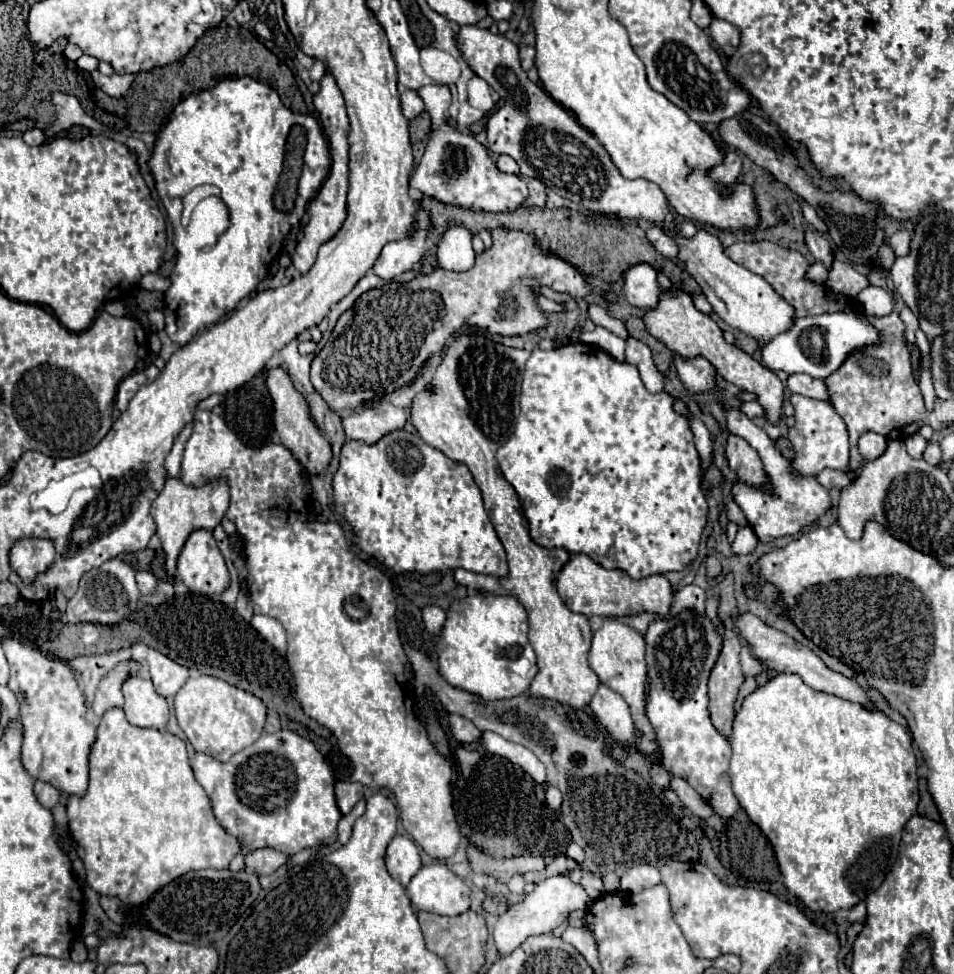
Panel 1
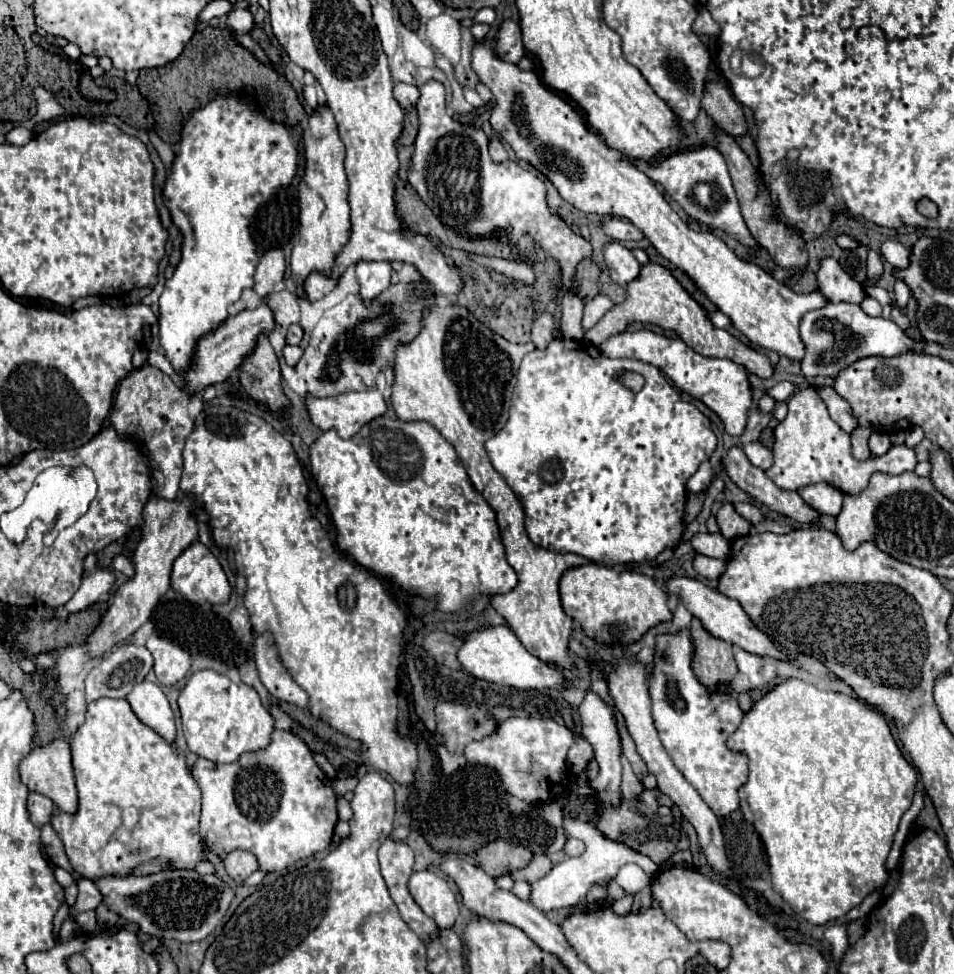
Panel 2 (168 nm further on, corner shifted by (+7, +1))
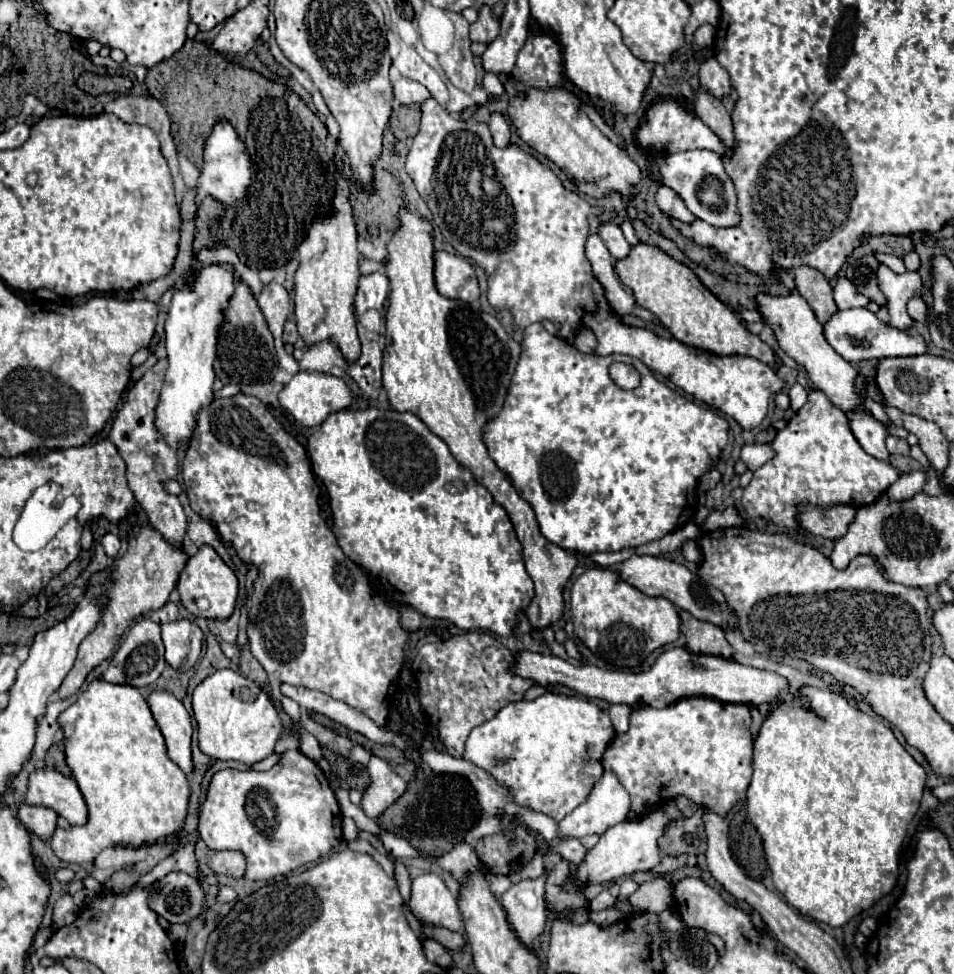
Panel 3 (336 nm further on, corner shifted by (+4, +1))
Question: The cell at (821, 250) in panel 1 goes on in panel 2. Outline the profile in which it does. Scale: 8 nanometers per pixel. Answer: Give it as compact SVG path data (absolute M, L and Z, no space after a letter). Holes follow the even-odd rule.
M823 259L819 273L817 273L817 283L819 283L819 291L825 295L825 299L829 303L861 303L863 301L863 293L861 293L861 285L857 281L853 281L835 259Z

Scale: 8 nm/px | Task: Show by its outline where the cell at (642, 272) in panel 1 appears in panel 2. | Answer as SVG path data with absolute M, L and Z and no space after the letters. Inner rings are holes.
M619 241L605 243L603 255L605 255L605 263L607 263L609 273L615 283L627 285L629 281L633 281L633 277L637 277L641 265L633 257L633 253L627 247L623 247Z

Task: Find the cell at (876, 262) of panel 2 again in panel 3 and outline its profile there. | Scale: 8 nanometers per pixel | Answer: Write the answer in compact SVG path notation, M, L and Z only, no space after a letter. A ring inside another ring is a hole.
M878 265L878 287L886 295L888 311L890 311L890 325L898 329L906 329L912 325L912 319L906 313L906 303L914 295L920 295L922 281L918 273L906 271L904 275L896 275L886 265Z

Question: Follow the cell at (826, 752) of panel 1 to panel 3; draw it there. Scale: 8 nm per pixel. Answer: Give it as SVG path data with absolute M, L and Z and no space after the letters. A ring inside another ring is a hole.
M806 685L806 687L798 689L798 695L794 695L792 701L780 703L776 709L772 709L766 715L766 719L764 719L764 723L762 723L762 727L760 727L760 731L758 731L758 735L753 742L752 767L752 783L746 791L746 813L748 813L750 821L756 825L758 833L762 835L764 853L766 853L766 861L772 869L774 887L784 895L788 905L792 905L802 915L808 915L808 917L812 917L820 923L826 923L826 925L832 925L832 927L842 927L854 915L868 909L874 903L876 897L888 893L894 887L894 883L898 879L898 853L900 853L902 841L906 837L908 823L912 821L912 817L916 815L916 811L920 807L926 771L898 743L898 739L894 737L894 733L888 725L884 725L882 721L874 719L872 715L852 707L838 693Z

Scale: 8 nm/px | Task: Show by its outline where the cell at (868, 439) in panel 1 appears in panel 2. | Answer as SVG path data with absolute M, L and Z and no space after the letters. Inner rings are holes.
M873 431L871 437L869 437L869 449L871 449L871 455L875 455L875 457L885 455L891 449L891 441L889 441L887 433Z

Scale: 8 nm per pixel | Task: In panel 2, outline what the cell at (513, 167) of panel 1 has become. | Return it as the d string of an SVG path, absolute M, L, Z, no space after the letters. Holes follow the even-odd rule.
M491 139L489 141L489 155L497 163L501 163L501 161L507 159L507 151L505 151L505 147L503 147L503 143L499 139Z

